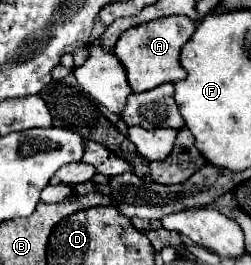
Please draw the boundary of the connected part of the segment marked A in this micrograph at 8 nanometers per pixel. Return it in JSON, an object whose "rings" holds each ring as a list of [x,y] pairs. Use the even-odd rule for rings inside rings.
{"rings":[[[164,16],[148,24],[140,24],[126,30],[118,38],[114,52],[126,68],[126,78],[128,78],[128,84],[132,86],[132,92],[146,92],[164,82],[184,80],[186,70],[180,64],[180,50],[194,34],[194,30],[196,30],[194,20],[186,16]]]}

